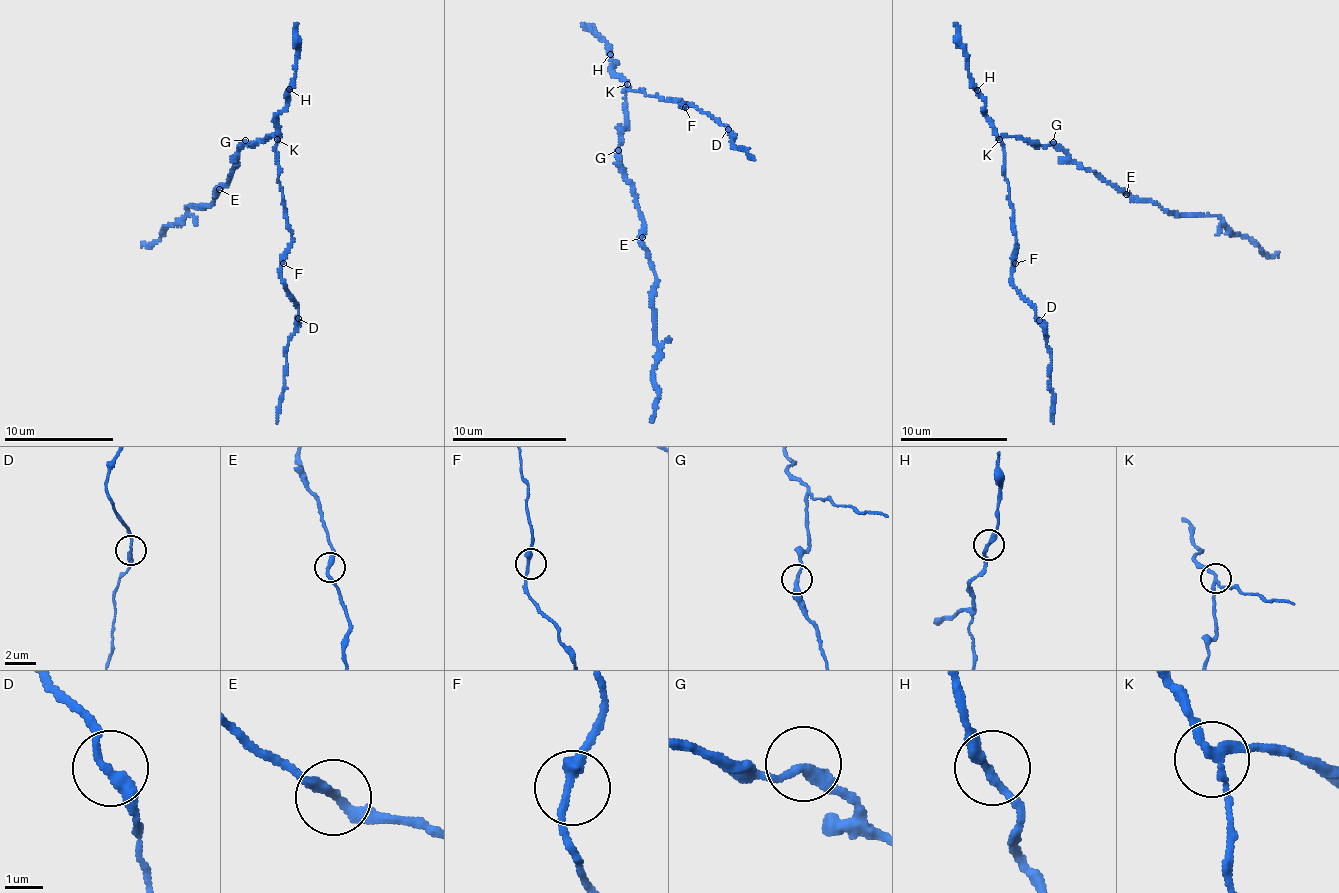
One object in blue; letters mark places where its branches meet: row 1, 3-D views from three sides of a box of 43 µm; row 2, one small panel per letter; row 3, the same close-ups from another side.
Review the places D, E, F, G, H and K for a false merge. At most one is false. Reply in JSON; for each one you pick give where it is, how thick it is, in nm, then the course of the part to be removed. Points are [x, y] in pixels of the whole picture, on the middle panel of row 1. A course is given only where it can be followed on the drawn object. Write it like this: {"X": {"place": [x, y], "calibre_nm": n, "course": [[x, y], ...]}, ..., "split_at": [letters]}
{"split_at": []}

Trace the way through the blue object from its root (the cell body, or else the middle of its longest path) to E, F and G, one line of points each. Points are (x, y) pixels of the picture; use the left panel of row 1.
E: (268, 137), (253, 144), (243, 143), (230, 179), (219, 189)
F: (268, 137), (274, 136), (276, 139), (276, 163), (284, 217), (291, 233), (291, 247), (283, 263)
G: (268, 137), (253, 144), (245, 140)

